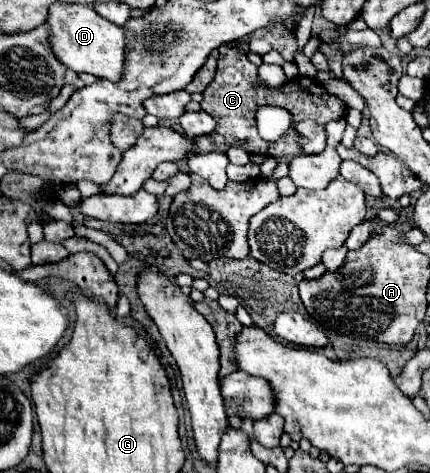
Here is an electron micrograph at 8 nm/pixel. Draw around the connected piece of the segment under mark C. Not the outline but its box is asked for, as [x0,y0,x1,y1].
[202,48,300,156]

